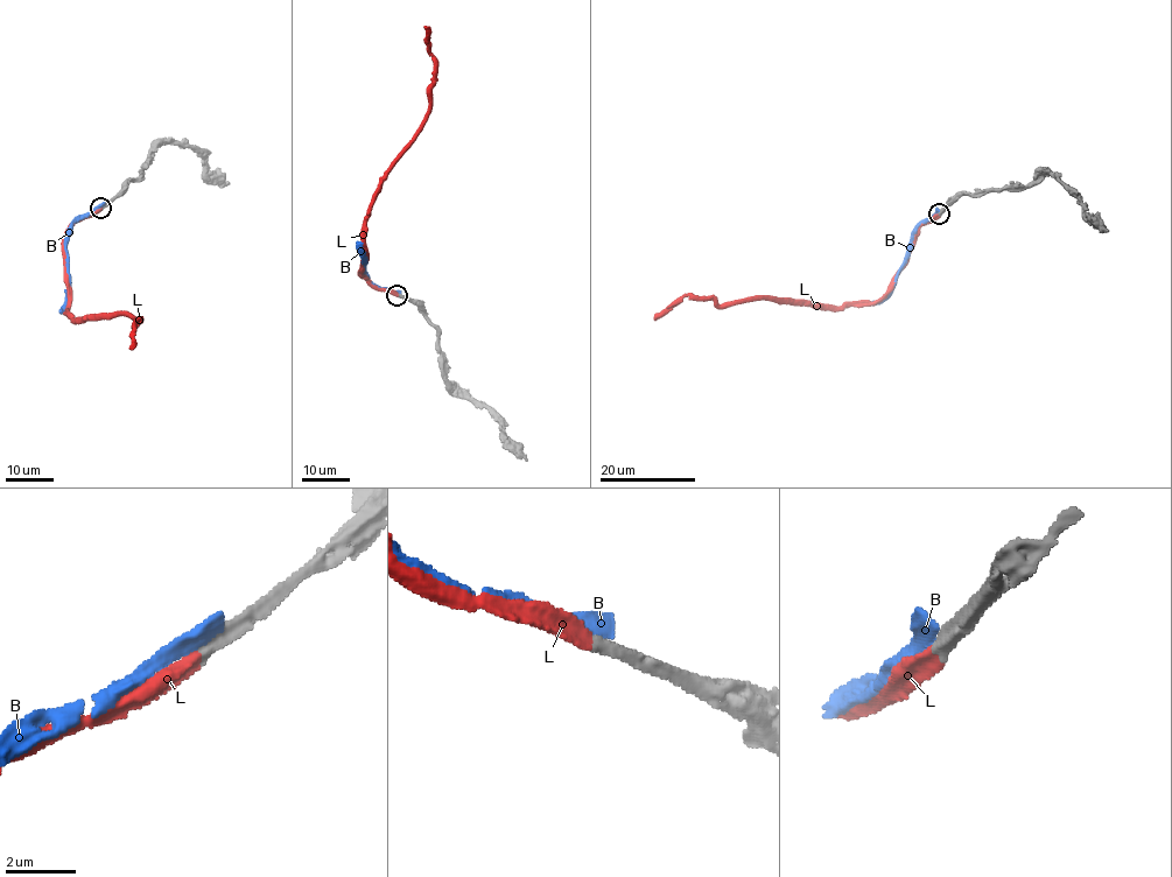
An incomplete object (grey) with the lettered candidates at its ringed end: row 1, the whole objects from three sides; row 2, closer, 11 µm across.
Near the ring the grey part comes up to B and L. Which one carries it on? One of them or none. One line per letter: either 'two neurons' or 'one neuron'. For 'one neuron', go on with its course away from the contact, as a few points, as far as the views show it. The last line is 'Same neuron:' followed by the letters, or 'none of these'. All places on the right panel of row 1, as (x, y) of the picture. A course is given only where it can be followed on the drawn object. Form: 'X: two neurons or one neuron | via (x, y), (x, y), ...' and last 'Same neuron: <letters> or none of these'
B: two neurons
L: one neuron | via (939, 214), (920, 226), (906, 265), (872, 303), (826, 307), (767, 299), (718, 306), (686, 295), (654, 318)
Same neuron: L

